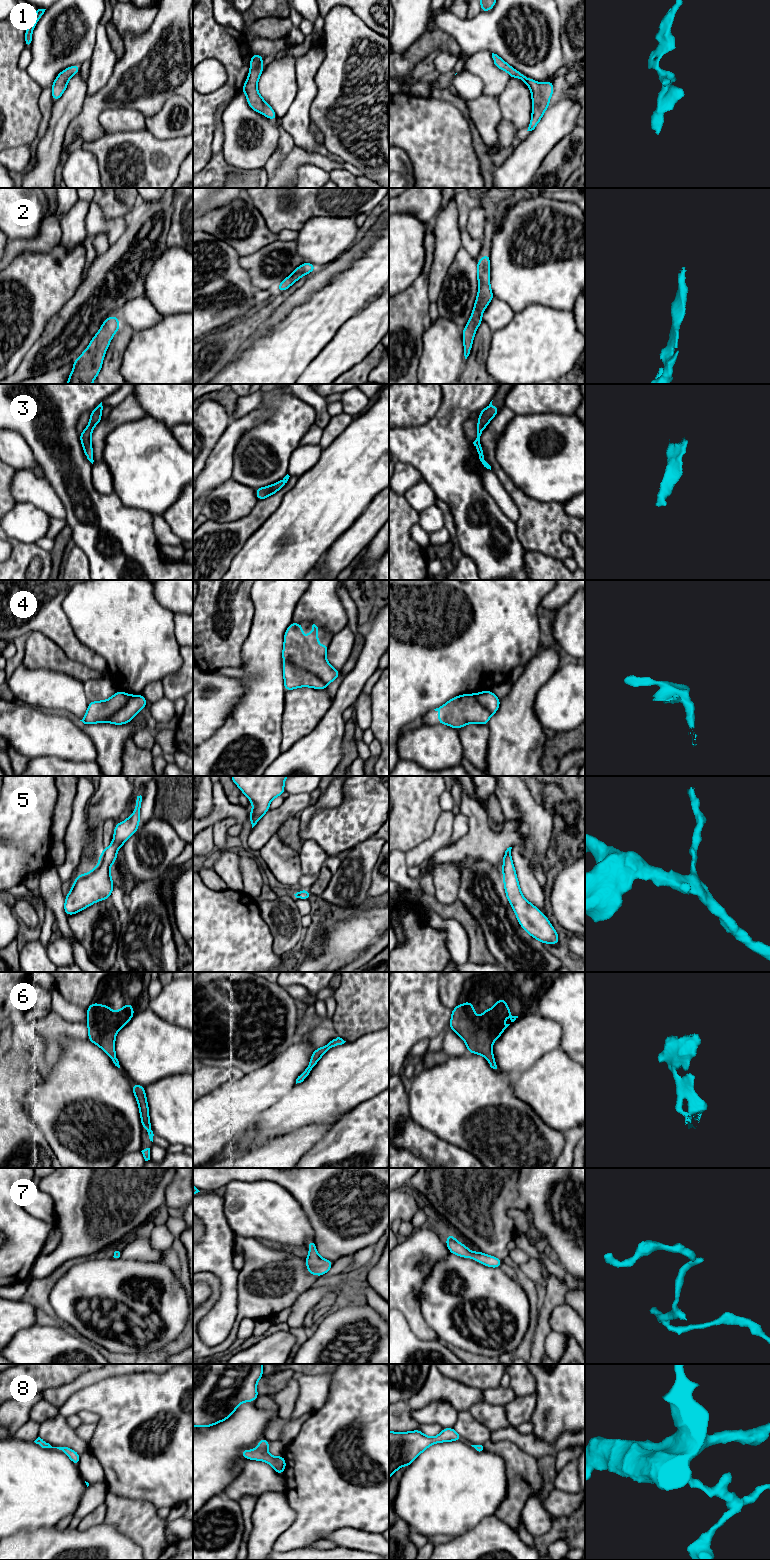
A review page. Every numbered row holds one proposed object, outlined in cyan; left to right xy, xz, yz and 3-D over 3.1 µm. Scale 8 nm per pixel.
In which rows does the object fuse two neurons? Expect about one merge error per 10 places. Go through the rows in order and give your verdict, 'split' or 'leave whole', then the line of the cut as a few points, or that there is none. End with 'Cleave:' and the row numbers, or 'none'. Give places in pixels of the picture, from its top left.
1: leave whole; cut none
2: leave whole; cut none
3: leave whole; cut none
4: leave whole; cut none
5: leave whole; cut none
6: leave whole; cut none
7: leave whole; cut none
8: leave whole; cut none
Cleave: none

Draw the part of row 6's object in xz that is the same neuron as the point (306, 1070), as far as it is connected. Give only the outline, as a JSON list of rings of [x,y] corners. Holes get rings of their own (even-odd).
[[[337,1037],[332,1039],[328,1044],[325,1046],[315,1049],[311,1058],[309,1065],[307,1068],[302,1072],[300,1076],[296,1079],[296,1084],[303,1082],[310,1074],[311,1070],[314,1068],[314,1066],[317,1064],[317,1062],[320,1060],[320,1058],[332,1047],[337,1046],[337,1045],[342,1045],[346,1041],[344,1041],[342,1038]]]

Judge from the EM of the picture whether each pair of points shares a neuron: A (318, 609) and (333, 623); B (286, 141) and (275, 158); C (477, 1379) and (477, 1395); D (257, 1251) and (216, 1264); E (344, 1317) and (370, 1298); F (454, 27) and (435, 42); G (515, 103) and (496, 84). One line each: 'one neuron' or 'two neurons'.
A: one neuron
B: one neuron
C: two neurons
D: two neurons
E: two neurons
F: two neurons
G: two neurons

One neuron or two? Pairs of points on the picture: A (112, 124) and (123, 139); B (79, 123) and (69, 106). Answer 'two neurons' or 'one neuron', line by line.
A: two neurons
B: two neurons

